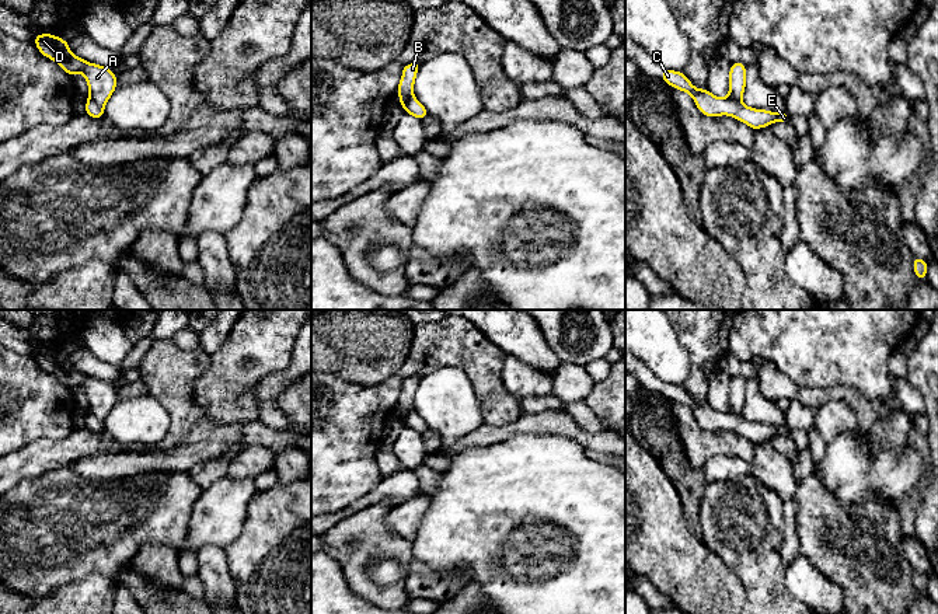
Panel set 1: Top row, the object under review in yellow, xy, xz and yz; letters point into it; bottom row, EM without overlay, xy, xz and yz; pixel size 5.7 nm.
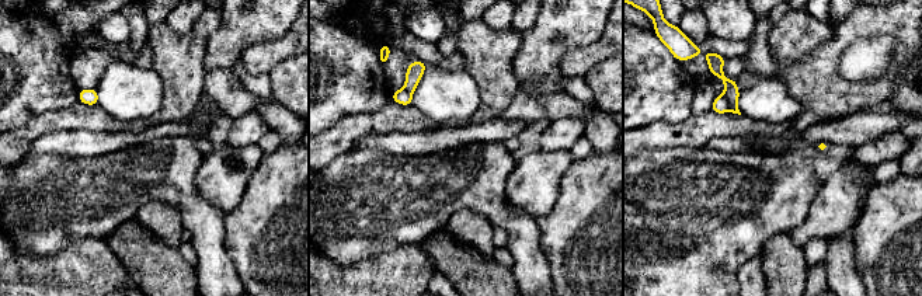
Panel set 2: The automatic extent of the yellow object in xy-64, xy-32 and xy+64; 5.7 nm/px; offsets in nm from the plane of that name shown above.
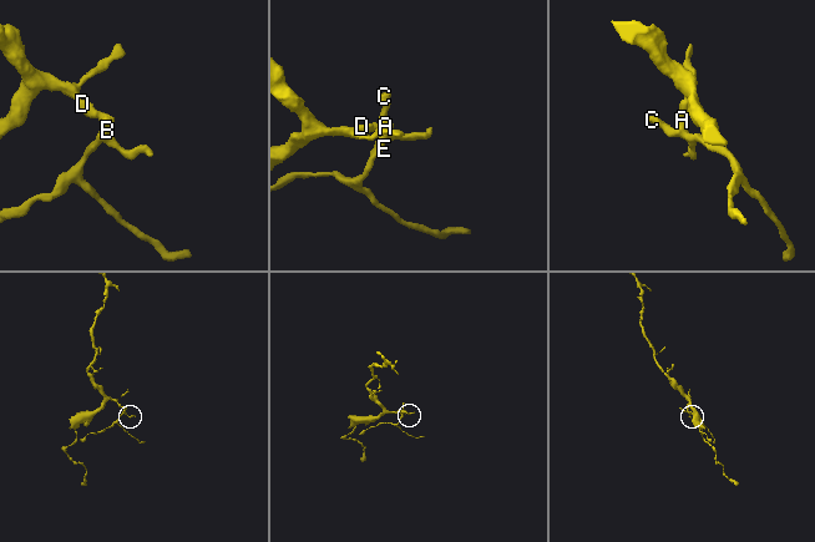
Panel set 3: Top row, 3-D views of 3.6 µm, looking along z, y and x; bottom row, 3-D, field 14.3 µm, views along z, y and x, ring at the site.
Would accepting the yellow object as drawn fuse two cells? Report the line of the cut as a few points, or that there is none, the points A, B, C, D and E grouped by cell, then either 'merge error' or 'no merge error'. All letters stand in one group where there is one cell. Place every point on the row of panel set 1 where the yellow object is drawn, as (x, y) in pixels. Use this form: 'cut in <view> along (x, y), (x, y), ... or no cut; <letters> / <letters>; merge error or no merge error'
cut in xy along (89, 98), (103, 108); A D / B C E; merge error

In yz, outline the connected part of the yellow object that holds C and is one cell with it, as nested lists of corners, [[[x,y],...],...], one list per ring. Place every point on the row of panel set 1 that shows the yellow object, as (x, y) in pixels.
[[[665,69],[659,79],[666,81],[673,88],[681,90],[691,95],[697,108],[705,116],[716,118],[721,115],[729,115],[754,130],[770,126],[778,121],[789,123],[789,115],[787,112],[771,112],[750,108],[729,98],[718,98],[707,88],[695,88],[683,71]]]

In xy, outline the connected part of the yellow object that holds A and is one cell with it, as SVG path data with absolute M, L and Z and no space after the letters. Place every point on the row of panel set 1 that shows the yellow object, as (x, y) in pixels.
M39 34L34 42L45 57L55 60L67 74L81 73L88 84L88 100L105 108L118 86L112 70L73 55L69 42L56 35Z

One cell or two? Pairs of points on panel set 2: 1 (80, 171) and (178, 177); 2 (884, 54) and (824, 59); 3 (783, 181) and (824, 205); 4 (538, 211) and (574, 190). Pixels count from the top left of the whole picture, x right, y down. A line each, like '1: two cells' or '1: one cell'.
1: one cell
2: two cells
3: two cells
4: two cells

